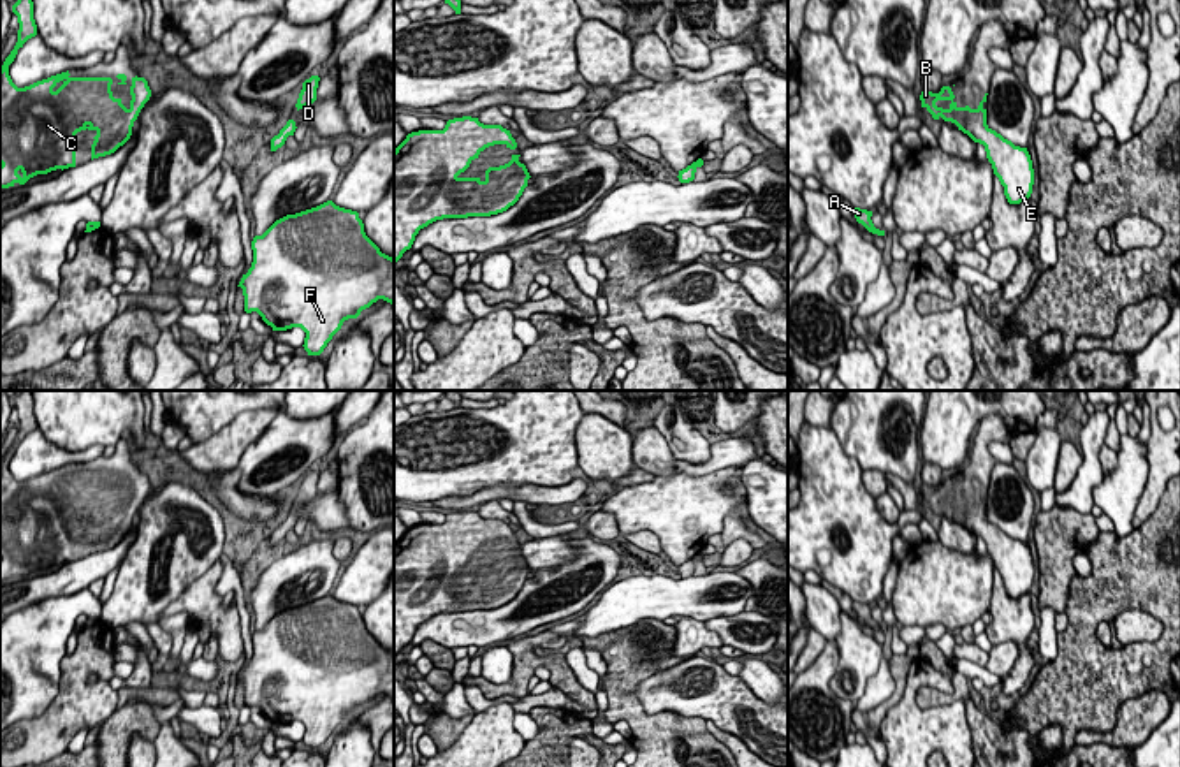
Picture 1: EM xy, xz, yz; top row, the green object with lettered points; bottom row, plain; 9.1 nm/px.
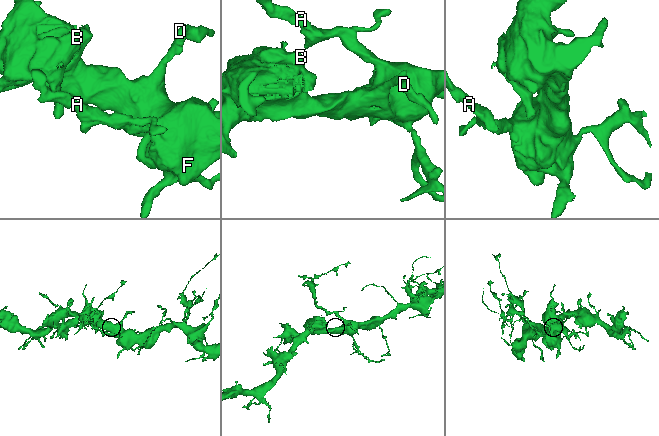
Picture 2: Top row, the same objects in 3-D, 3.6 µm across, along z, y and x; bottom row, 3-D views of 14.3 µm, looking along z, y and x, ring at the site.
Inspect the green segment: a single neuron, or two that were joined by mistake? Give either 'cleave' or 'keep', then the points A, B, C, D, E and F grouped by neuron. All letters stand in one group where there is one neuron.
keep | A B C D E F

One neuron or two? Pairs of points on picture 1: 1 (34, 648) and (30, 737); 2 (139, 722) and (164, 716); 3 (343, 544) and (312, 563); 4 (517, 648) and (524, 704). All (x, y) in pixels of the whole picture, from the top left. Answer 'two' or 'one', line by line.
1: two
2: two
3: two
4: two

